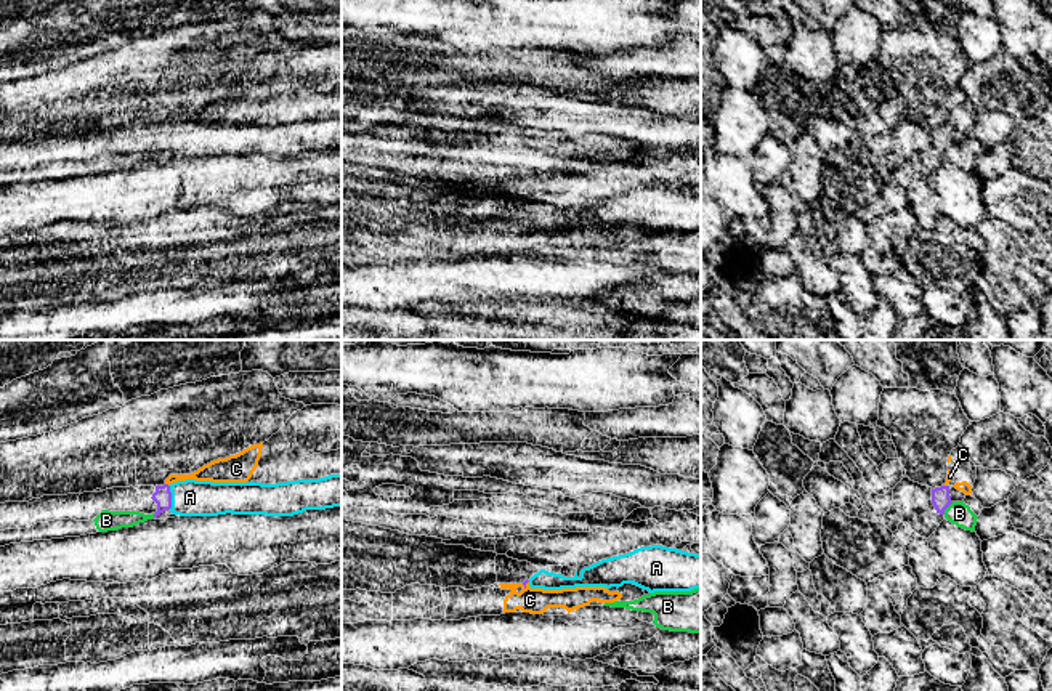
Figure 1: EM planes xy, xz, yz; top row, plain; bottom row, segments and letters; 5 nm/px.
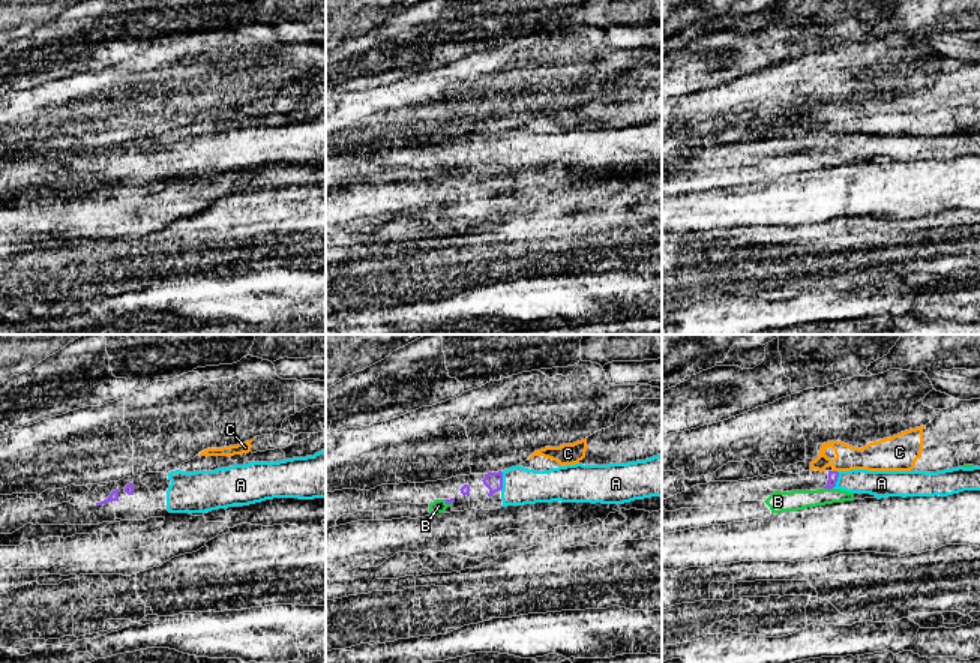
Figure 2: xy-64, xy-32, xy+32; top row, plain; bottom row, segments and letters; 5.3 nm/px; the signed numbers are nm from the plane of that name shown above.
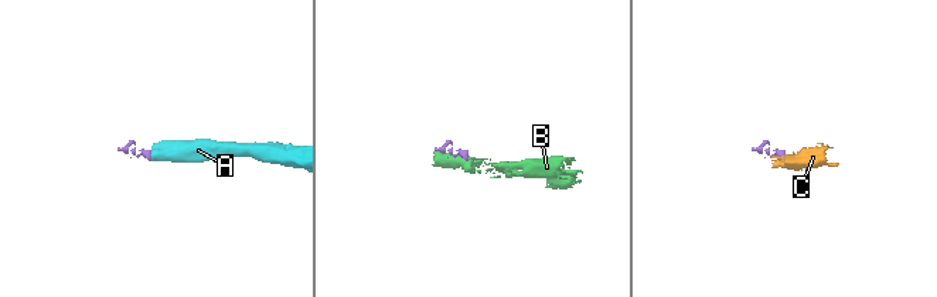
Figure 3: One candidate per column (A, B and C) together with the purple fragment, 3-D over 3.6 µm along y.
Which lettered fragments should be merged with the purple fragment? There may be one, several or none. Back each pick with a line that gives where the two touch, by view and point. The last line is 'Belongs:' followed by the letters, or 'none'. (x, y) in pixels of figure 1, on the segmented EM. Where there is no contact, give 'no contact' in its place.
A: xy (170, 497)
Belongs: A

